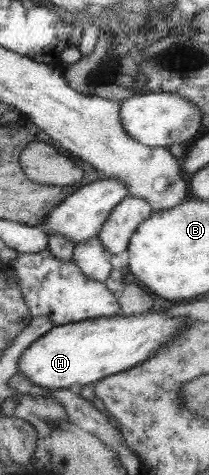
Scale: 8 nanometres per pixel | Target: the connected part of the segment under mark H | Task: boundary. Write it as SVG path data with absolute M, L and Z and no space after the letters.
M144 312L134 316L88 319L52 326L20 353L17 371L31 385L42 389L77 391L82 386L137 366L148 355L186 325L184 317L168 319L164 313Z

